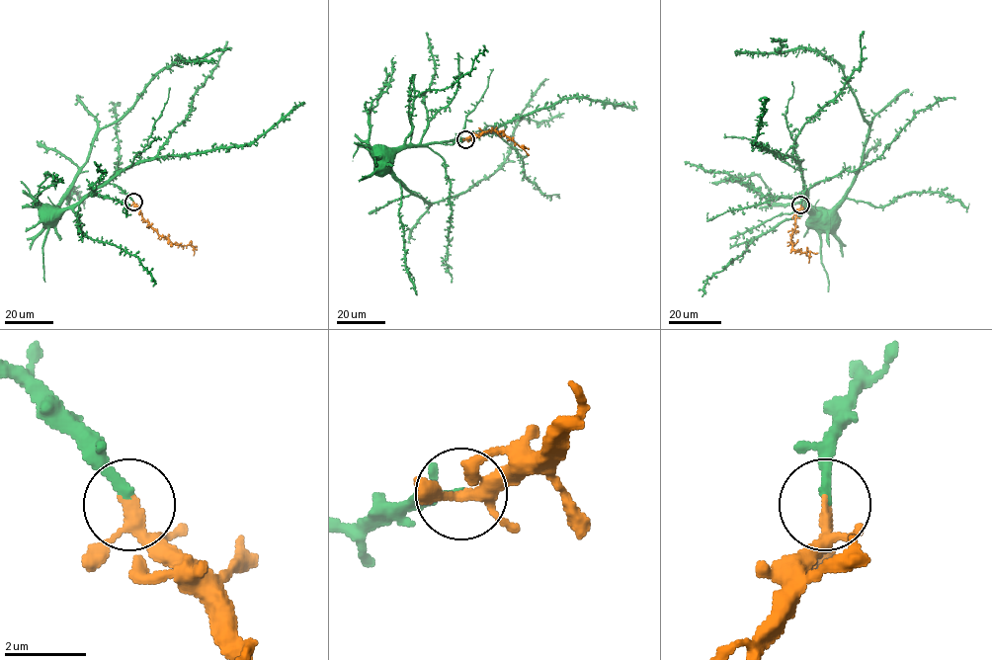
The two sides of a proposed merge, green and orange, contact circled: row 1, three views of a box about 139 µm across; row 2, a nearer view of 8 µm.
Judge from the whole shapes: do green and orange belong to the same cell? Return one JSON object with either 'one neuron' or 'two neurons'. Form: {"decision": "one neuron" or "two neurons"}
{"decision": "one neuron"}

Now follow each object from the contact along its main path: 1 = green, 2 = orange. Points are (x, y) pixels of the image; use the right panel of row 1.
1: (800, 206), (804, 185), (815, 212), (841, 200), (868, 123), (843, 68), (815, 50), (736, 54)
2: (800, 206), (790, 241), (793, 249), (808, 251), (808, 263)

